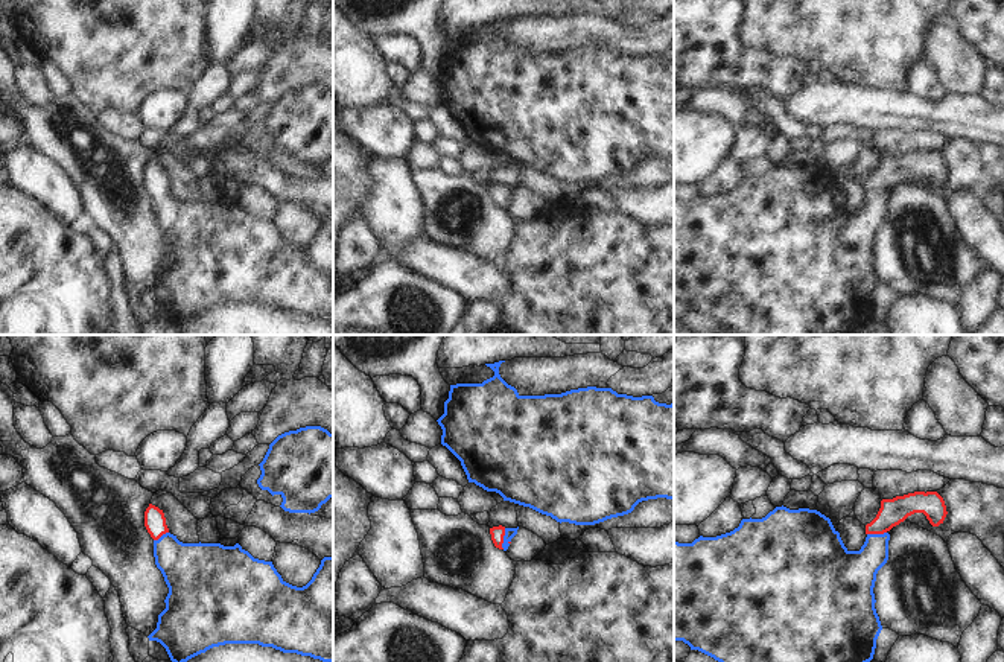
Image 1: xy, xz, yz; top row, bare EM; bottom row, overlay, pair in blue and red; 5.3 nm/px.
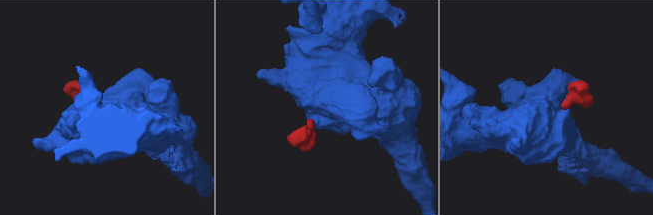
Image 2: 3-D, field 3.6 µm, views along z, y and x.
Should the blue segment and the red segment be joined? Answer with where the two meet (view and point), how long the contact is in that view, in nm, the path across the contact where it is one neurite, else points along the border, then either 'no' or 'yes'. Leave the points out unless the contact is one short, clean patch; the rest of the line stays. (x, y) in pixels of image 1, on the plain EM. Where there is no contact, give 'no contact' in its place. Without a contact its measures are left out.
contact xz (504, 198); length 110 nm; way xz (510, 192), (504, 198), (498, 192); yes

